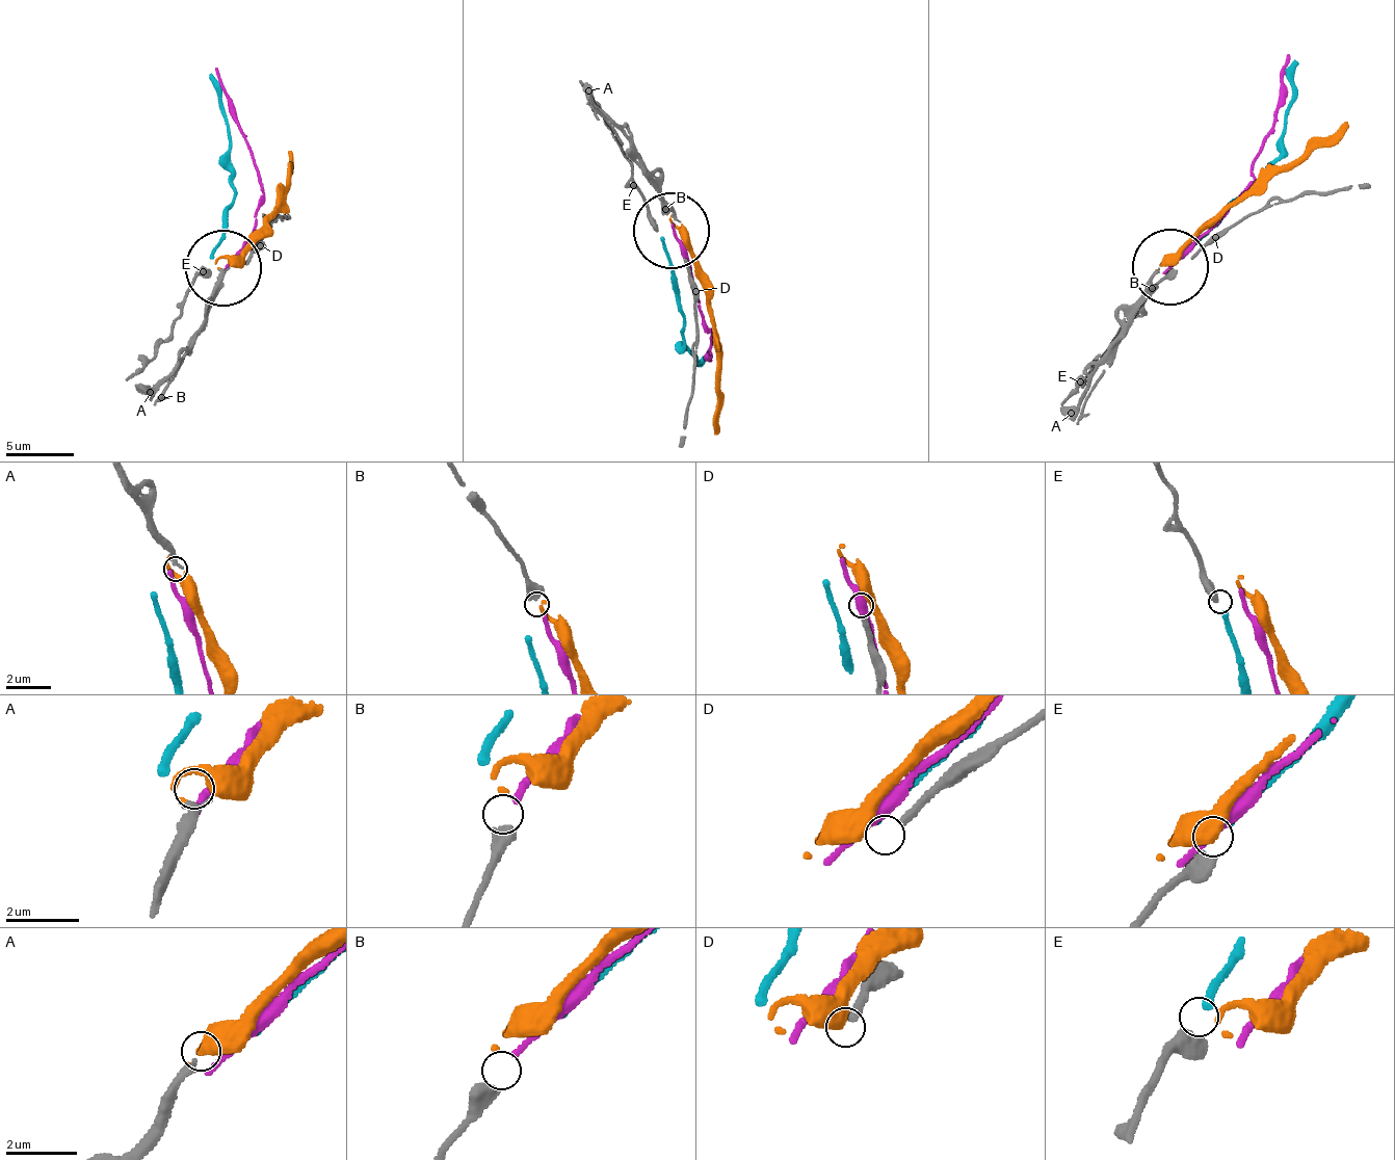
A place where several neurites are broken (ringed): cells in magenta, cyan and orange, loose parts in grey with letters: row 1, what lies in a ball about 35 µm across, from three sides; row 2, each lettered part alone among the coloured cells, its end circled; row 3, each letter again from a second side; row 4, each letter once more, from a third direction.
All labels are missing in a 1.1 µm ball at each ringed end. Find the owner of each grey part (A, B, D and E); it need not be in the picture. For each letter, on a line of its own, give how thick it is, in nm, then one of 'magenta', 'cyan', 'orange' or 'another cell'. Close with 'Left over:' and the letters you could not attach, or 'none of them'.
A: 260 nm | orange
B: 440 nm | magenta
D: 220 nm | another cell
E: 500 nm | cyan
Left over: D

